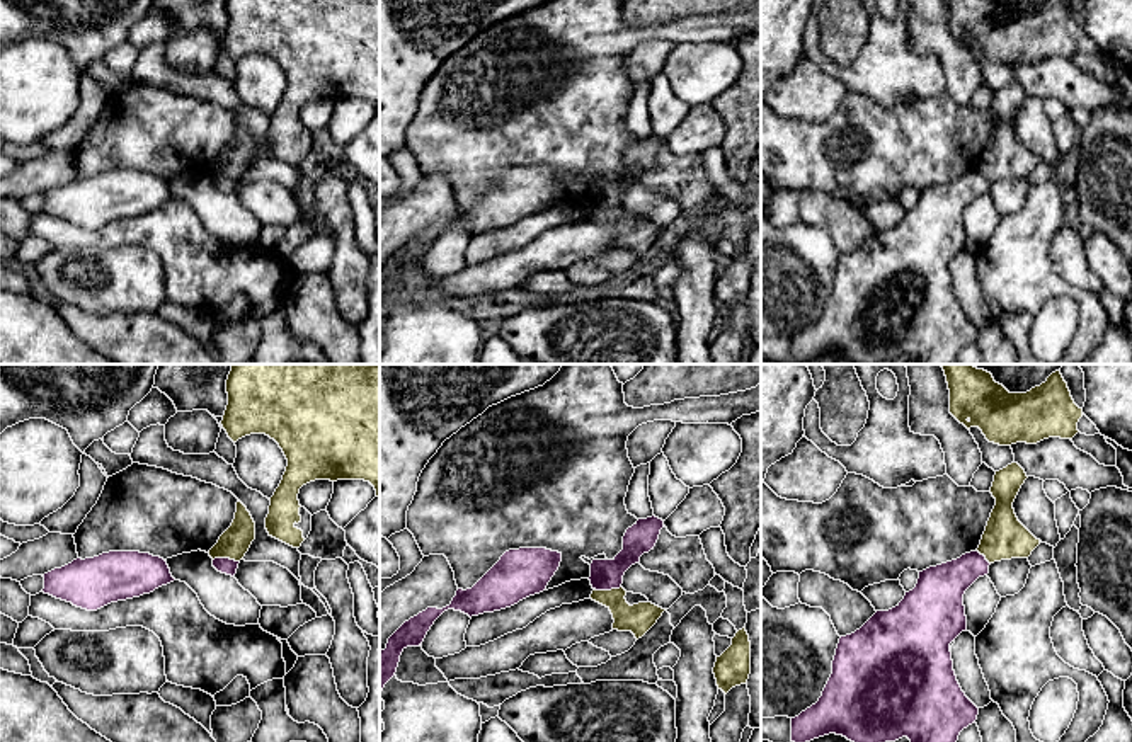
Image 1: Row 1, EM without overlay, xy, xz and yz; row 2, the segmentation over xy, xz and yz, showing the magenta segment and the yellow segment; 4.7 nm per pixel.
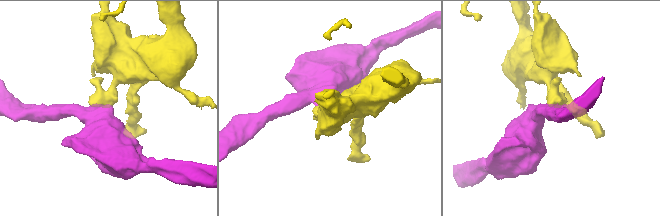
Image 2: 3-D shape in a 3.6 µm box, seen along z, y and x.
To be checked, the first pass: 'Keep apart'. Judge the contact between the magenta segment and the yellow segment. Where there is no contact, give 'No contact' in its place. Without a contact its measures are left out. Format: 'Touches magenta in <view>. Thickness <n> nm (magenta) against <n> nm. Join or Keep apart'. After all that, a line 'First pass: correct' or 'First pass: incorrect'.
Touches magenta in xy. Thickness 80 nm (magenta) against 150 nm. Keep apart
First pass: correct

